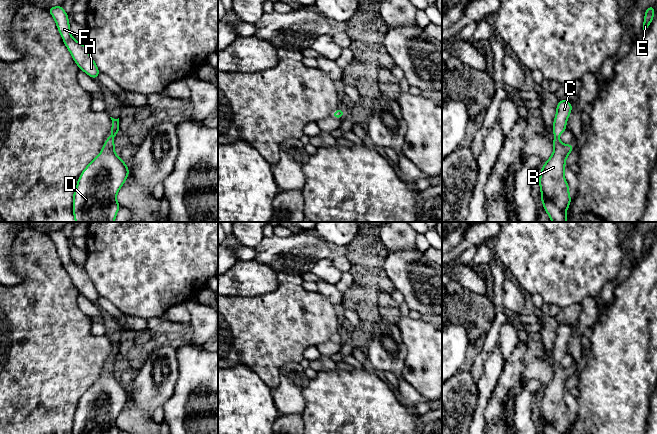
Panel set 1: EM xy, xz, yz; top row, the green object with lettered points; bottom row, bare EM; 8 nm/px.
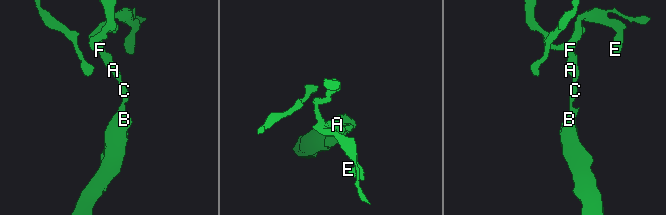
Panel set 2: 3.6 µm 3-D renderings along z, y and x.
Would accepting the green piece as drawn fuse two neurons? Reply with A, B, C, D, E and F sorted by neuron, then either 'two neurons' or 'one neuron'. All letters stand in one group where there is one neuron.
A B C D E F | one neuron

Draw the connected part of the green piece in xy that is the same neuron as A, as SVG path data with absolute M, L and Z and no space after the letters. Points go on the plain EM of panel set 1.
M61 229L51 231L48 233L48 235L54 242L64 268L69 274L73 284L78 289L79 293L97 304L100 295L84 267L80 267L72 261L68 237L63 234Z

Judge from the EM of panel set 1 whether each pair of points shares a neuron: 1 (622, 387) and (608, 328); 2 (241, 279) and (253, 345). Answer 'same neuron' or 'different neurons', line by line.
1: same neuron
2: different neurons

